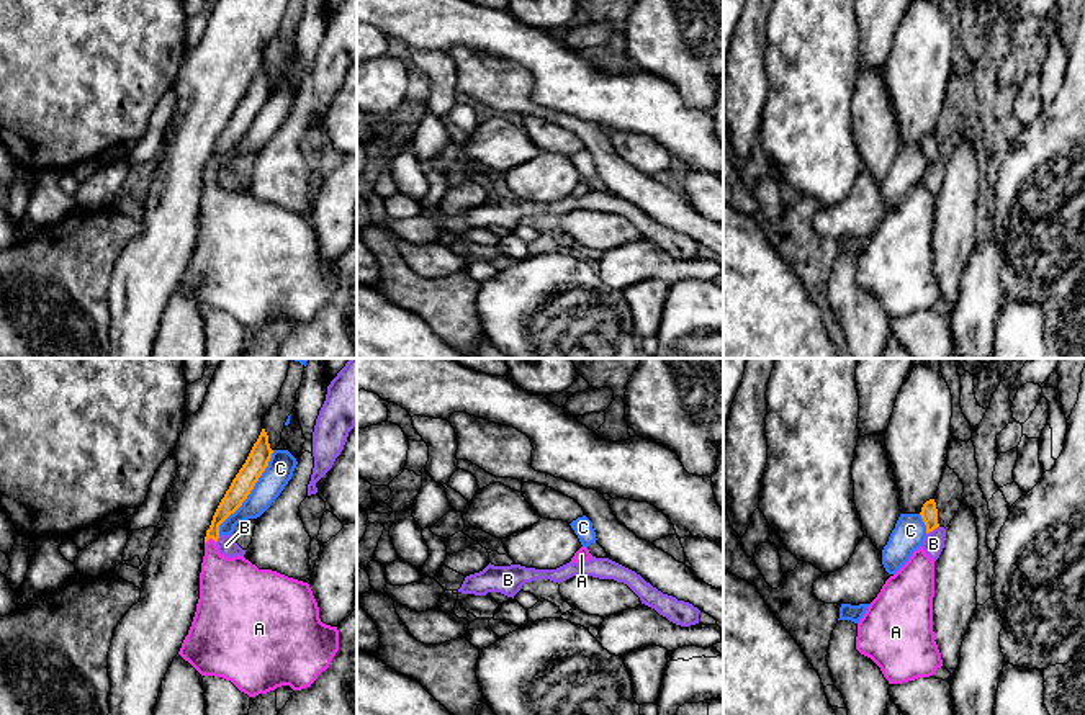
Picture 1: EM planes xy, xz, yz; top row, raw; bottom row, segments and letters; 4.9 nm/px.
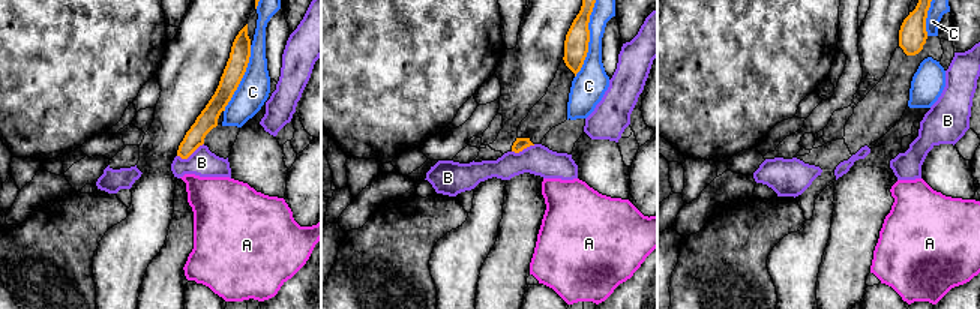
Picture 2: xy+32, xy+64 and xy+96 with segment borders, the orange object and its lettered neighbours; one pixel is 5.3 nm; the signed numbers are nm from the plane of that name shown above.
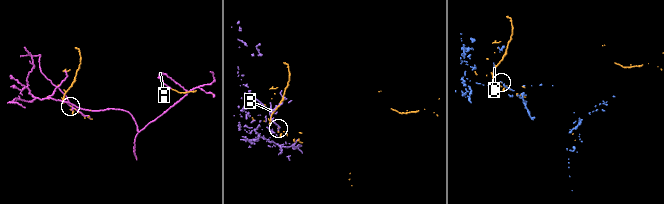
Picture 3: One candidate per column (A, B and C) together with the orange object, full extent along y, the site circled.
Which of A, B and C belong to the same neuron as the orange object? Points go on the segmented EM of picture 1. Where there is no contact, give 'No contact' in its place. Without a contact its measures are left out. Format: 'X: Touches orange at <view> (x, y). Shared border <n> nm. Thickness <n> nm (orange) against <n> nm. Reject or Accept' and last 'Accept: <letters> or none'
A: Touches orange at xy (210, 537). Shared border 60 nm. Thickness 100 nm (orange) against 280 nm. Accept
B: Touches orange at yz (931, 530). Shared border 80 nm. Thickness 80 nm (orange) against 110 nm. Reject
C: Touches orange at xy (249, 493). Shared border 500 nm. Thickness 110 nm (orange) against 130 nm. Reject
Accept: A

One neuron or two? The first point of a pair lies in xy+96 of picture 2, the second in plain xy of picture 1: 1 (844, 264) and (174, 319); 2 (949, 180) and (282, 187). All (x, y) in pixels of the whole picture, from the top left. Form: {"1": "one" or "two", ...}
{"1": "one", "2": "one"}

